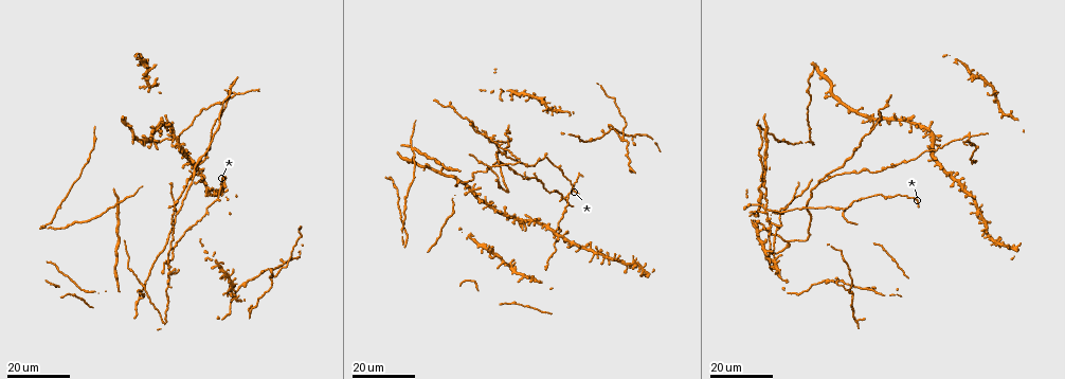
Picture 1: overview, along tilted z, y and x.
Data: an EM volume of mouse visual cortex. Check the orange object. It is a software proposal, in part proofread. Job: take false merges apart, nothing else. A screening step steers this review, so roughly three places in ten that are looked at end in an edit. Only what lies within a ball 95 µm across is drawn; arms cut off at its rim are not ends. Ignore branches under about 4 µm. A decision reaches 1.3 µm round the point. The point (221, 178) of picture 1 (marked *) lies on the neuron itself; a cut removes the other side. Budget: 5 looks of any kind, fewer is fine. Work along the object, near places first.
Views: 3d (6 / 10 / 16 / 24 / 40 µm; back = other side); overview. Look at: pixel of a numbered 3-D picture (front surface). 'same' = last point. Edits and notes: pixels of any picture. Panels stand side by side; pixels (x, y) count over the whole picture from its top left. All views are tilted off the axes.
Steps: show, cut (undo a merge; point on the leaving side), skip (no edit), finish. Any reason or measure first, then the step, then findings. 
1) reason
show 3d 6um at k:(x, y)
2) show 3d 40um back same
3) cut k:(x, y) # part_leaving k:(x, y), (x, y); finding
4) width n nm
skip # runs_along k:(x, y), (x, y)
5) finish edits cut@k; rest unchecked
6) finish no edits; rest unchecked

three arms meet
show 3d 24um at 1:(177, 212)

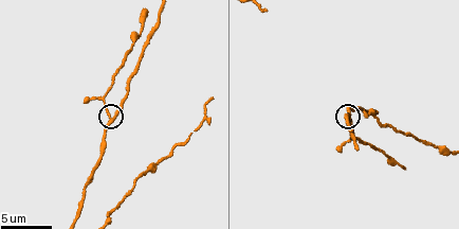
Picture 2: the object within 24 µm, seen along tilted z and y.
show 3d 6um at 2:(109, 122)

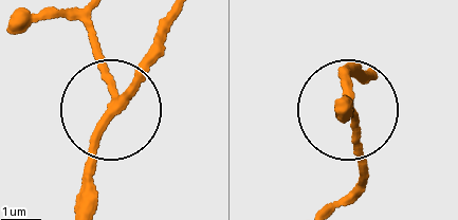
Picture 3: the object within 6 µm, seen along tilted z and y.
width 180 nm
skip # runs_along 3:(79, 204), (106, 115), (167, 30); continuous, no second neuron

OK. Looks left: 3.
looks like a crossing
show 3d 16um at 1:(168, 262)

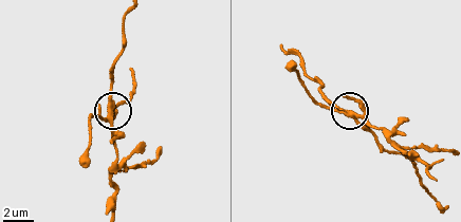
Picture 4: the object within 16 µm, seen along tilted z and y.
show 3d 6um at 4:(111, 120)

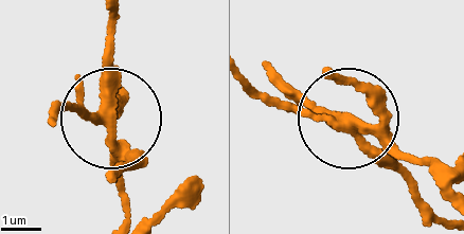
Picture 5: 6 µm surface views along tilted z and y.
width 250 nm
cut 5:(132, 168) # part_leaving 5:(107, 123), (124, 212); two neurons meet here

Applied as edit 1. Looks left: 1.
finish edits cut@5; rest unchecked

